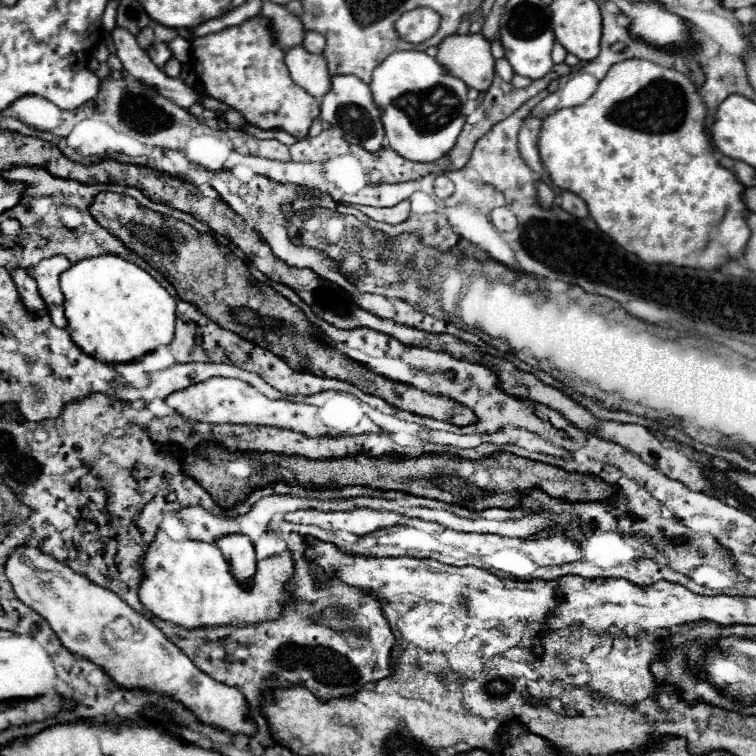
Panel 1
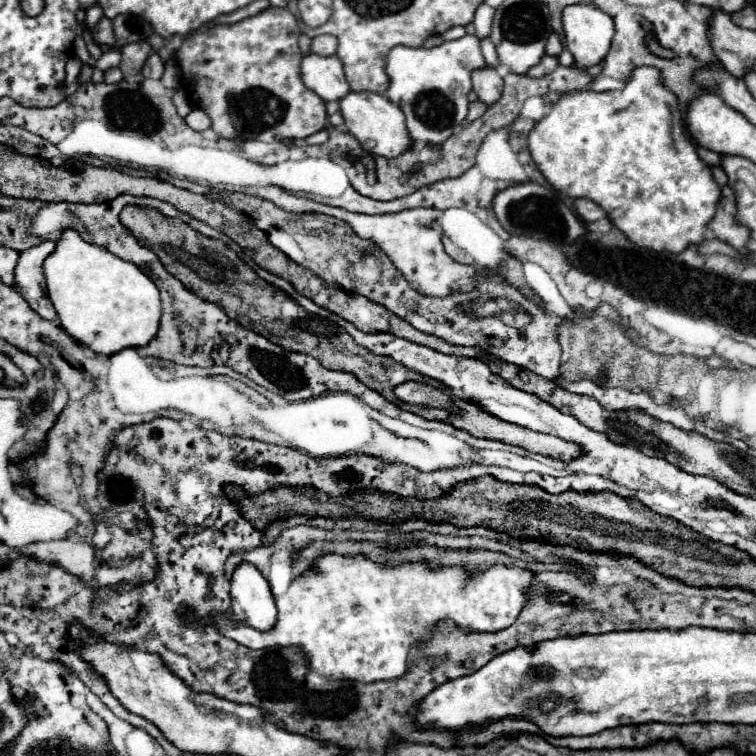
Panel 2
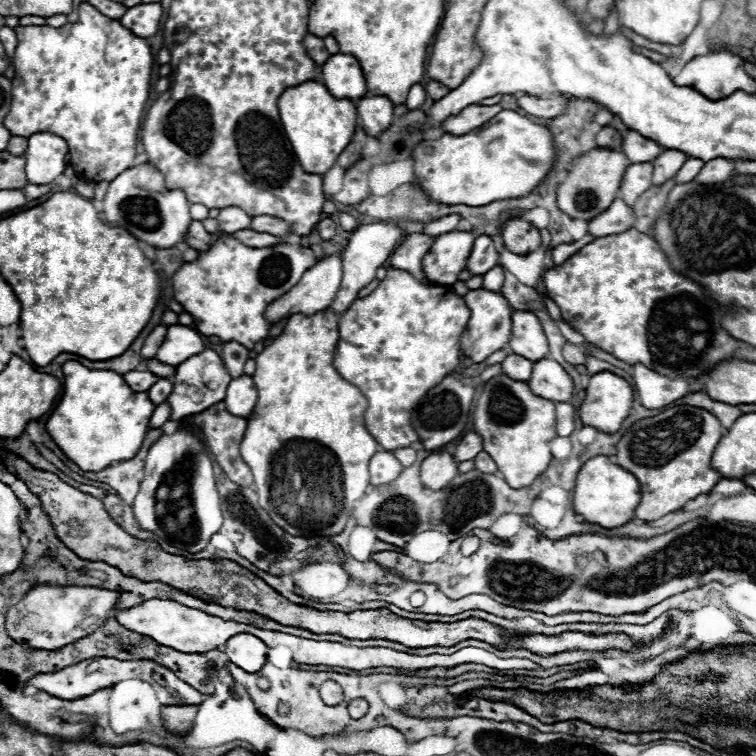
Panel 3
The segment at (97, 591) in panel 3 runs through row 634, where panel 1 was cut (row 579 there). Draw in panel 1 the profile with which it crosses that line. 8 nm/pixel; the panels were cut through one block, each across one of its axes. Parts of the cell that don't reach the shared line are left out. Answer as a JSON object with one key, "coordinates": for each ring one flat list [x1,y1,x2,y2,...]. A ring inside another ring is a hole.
{"coordinates":[[20,546,10,554,6,576,16,596,50,624,66,650,100,666,120,688,140,688,170,696,192,710,202,724,230,734,256,734,256,722,248,714,248,702,242,692,198,670,146,616,136,614,136,610,110,590,88,582,88,578,80,574,72,574,68,566,30,546]]}

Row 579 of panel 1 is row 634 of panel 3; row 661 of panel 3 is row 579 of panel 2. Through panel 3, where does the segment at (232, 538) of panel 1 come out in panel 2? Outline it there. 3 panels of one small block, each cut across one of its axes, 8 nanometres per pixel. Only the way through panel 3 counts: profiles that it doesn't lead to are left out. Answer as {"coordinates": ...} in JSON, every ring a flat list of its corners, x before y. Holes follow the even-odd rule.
{"coordinates":[[240,562,234,568,230,582,232,612,240,622,256,630,270,630,276,624,276,604,262,572,250,562]]}

